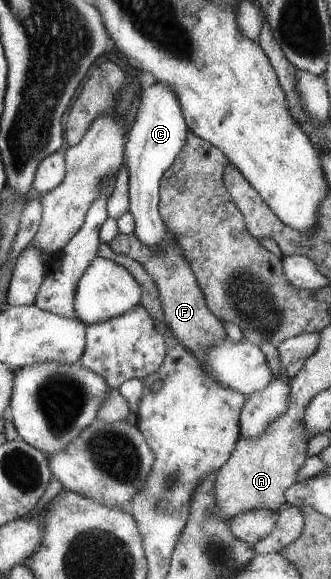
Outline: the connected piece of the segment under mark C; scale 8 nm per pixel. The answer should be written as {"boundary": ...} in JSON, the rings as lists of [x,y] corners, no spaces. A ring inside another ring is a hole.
{"boundary":[[[154,82],[139,92],[138,111],[125,135],[122,161],[128,169],[126,177],[129,195],[128,211],[134,220],[134,229],[131,234],[146,247],[154,247],[154,245],[160,245],[169,236],[157,210],[159,181],[164,171],[175,160],[180,149],[184,147],[188,127],[182,117],[176,95],[172,93],[167,82],[164,85]]]}

